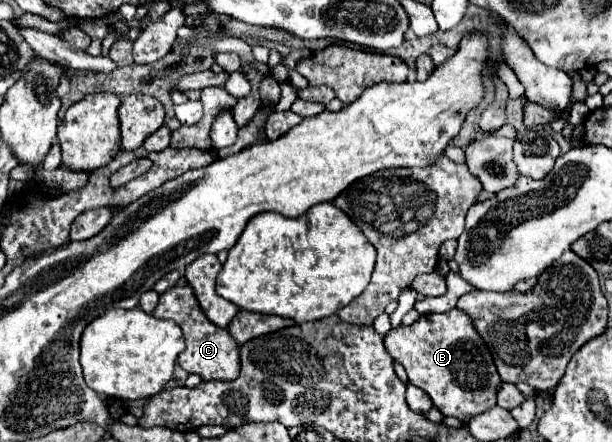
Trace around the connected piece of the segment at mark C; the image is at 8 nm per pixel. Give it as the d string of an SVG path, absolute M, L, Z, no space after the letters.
M173 286L159 296L159 304L153 310L155 318L173 320L181 326L187 348L179 354L179 366L189 374L199 374L203 380L235 380L241 370L239 362L239 346L229 336L227 330L215 326L201 310L193 290L189 286Z

